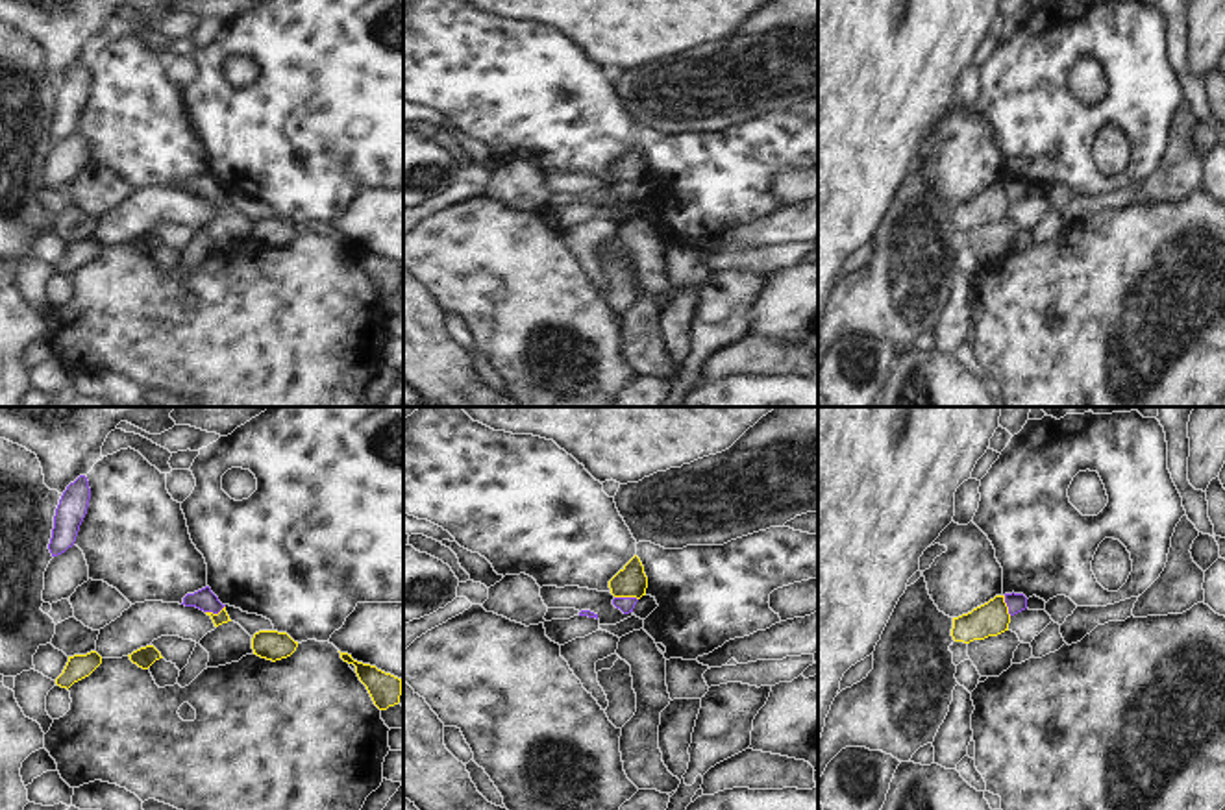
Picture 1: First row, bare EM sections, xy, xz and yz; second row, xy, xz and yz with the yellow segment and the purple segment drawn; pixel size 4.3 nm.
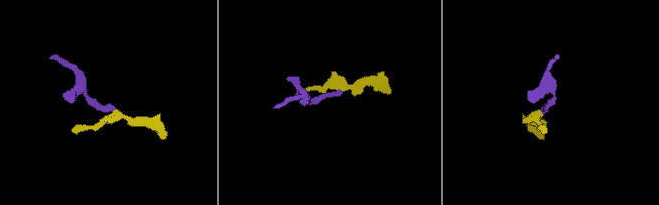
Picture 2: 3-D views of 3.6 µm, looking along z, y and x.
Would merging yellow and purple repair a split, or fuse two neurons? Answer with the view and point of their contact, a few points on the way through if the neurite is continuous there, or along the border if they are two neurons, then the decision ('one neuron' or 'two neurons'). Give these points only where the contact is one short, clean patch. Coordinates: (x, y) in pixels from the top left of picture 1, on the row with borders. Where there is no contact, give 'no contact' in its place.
contact xz (626, 596); border xz (615, 596), (633, 596), (637, 600); two neurons

